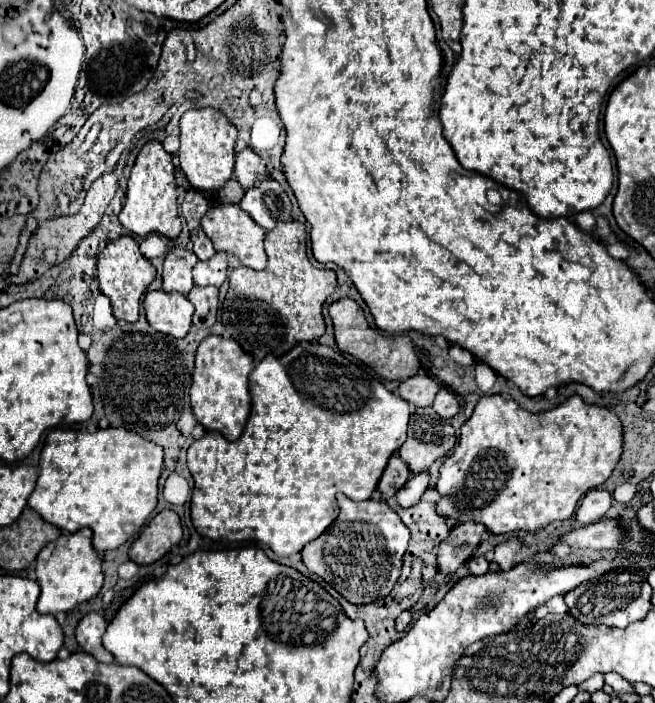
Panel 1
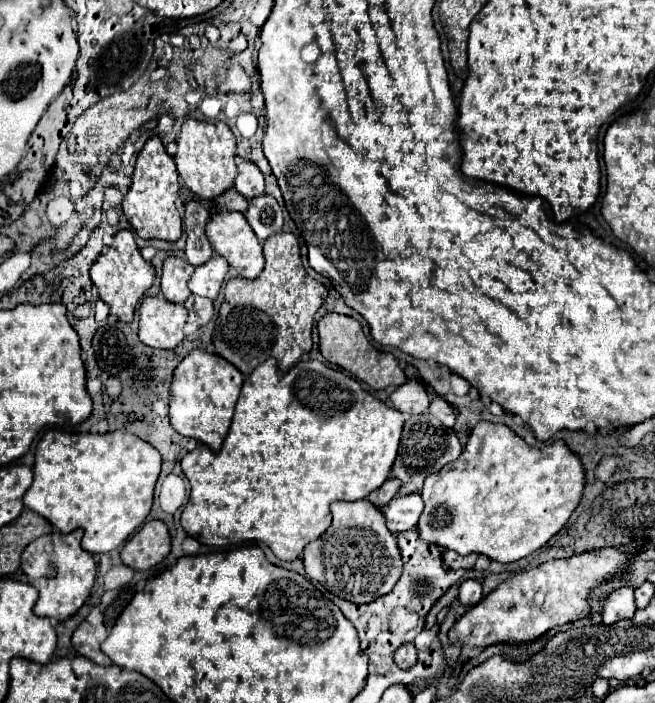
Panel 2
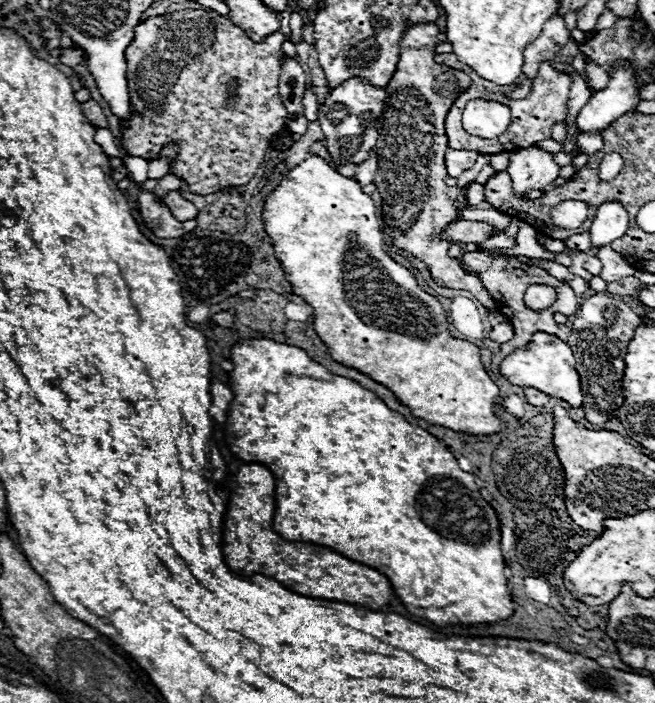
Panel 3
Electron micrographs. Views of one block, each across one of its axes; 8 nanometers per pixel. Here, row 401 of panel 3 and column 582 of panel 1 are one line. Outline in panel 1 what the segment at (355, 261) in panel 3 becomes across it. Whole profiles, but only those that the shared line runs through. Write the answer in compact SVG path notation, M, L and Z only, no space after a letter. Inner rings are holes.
M490 394L490 396L482 396L474 408L474 414L470 416L470 420L464 422L462 430L460 430L460 440L458 446L452 450L452 454L448 454L440 466L440 478L436 484L436 490L442 494L442 498L438 500L438 512L444 514L446 518L456 518L456 522L482 522L490 532L494 534L508 534L514 530L538 530L554 520L566 520L574 514L578 502L584 498L584 494L592 488L598 488L616 468L618 460L622 454L622 424L620 418L616 416L616 412L598 406L598 404L586 404L578 394L570 396L568 400L560 402L556 408L540 412L540 414L532 414L524 408L520 408L520 404L516 400L506 400L502 394Z

